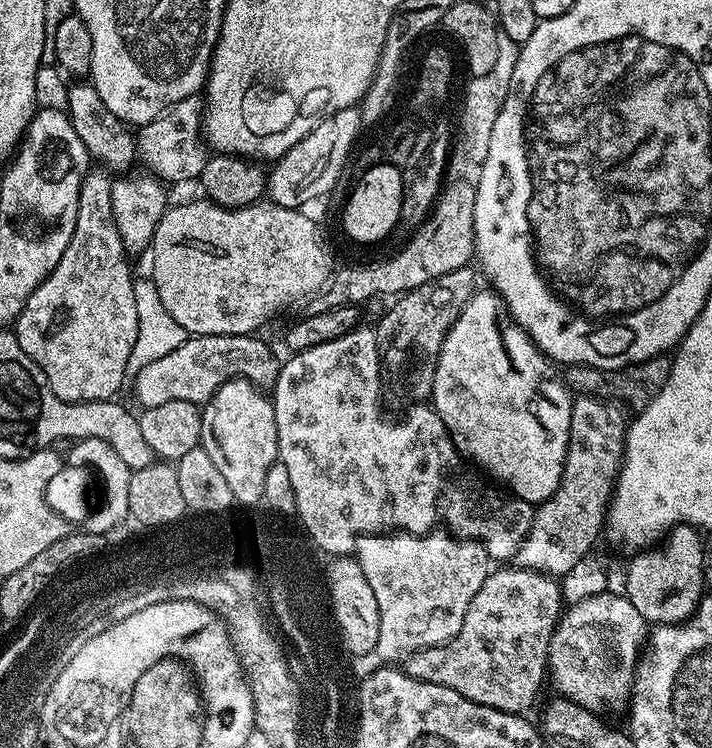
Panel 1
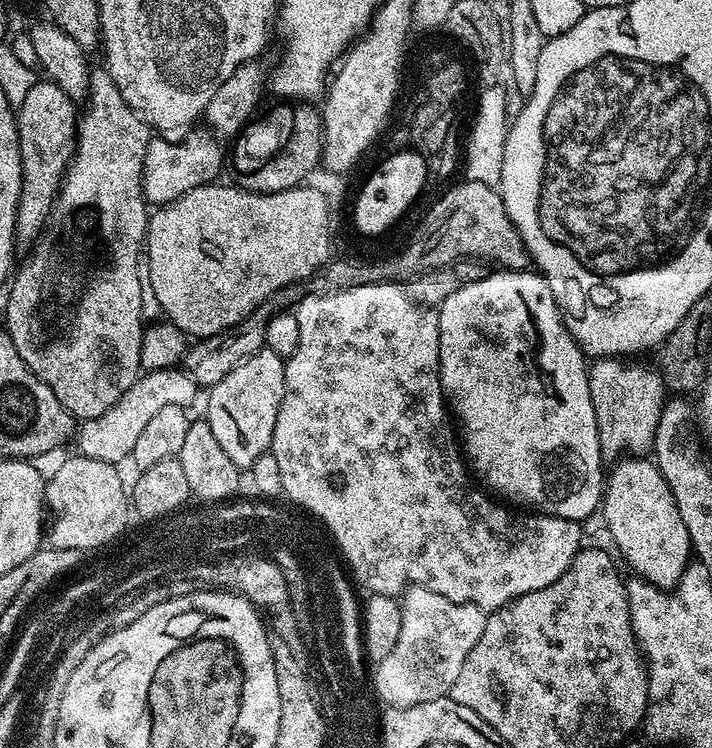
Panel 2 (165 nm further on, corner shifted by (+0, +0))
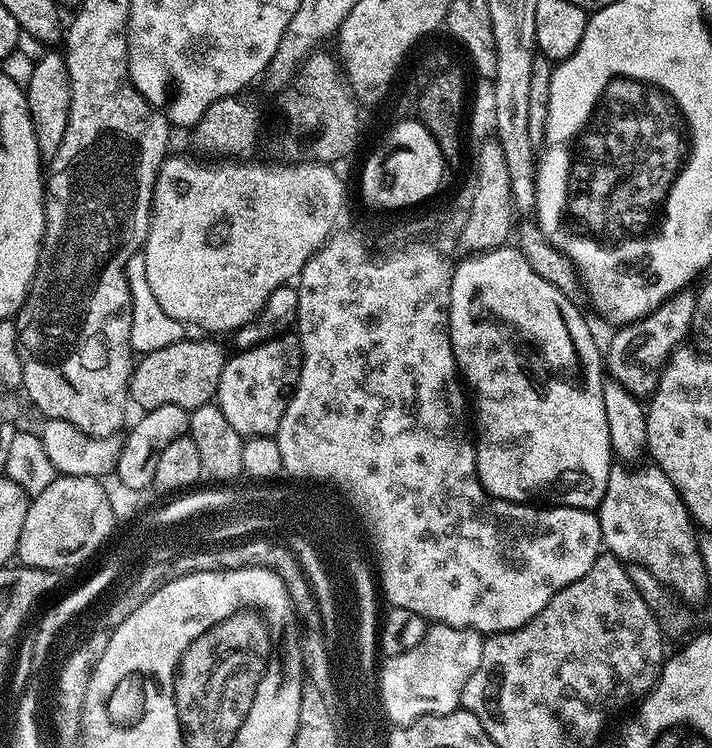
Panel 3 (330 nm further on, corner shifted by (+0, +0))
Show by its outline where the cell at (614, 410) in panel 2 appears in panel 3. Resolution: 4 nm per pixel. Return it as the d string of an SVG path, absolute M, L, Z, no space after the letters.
M684 287L680 292L675 292L666 302L662 302L648 316L640 320L633 320L632 323L626 324L615 329L616 332L606 344L606 372L611 379L622 382L626 390L630 390L637 398L651 397L656 391L656 384L660 380L660 371L663 370L668 357L672 355L675 348L681 347L688 336L688 331L693 331L696 322L696 292L691 287Z

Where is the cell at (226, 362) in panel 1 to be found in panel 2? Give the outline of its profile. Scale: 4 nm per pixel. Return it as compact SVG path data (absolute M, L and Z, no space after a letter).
M164 368L162 371L147 371L137 377L122 394L122 398L98 418L83 421L76 430L74 438L77 451L86 457L98 458L115 464L129 459L143 428L165 406L178 406L189 409L196 400L198 385L183 369Z

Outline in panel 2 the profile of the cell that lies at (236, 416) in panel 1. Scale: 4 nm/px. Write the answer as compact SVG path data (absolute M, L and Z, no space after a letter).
M264 347L258 354L254 354L246 362L234 366L222 382L211 385L208 392L208 413L206 419L210 430L214 430L214 439L218 446L222 446L222 451L234 462L234 466L241 470L250 470L258 458L267 452L274 438L274 422L278 422L278 410L282 406L284 397L284 387L286 378L284 377L285 357L271 352L269 348Z

